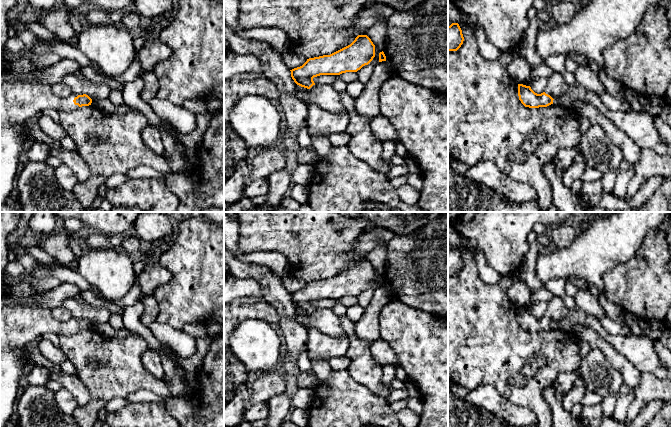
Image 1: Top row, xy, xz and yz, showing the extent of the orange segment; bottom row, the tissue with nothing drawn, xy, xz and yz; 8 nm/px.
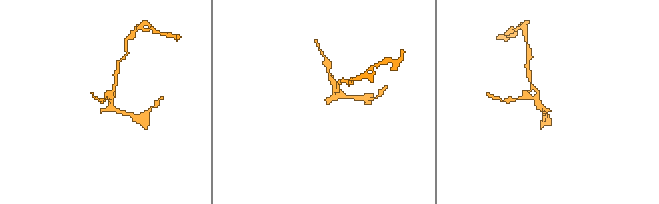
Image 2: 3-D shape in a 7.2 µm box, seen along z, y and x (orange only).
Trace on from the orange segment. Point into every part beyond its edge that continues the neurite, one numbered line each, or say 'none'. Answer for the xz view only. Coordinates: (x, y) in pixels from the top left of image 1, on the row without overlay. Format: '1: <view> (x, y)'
1: xz (299, 317)

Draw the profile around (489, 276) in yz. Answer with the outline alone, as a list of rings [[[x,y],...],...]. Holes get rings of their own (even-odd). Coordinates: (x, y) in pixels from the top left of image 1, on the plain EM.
[[[466,241],[463,243],[463,245],[471,252],[473,255],[473,258],[475,260],[475,263],[477,265],[480,278],[483,280],[484,283],[488,285],[494,285],[497,284],[501,280],[501,275],[499,275],[495,270],[493,270],[486,262],[486,258],[483,254],[483,252],[476,248],[475,250],[470,249],[466,245]]]

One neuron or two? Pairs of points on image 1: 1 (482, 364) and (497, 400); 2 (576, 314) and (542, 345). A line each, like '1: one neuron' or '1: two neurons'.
1: two neurons
2: two neurons

